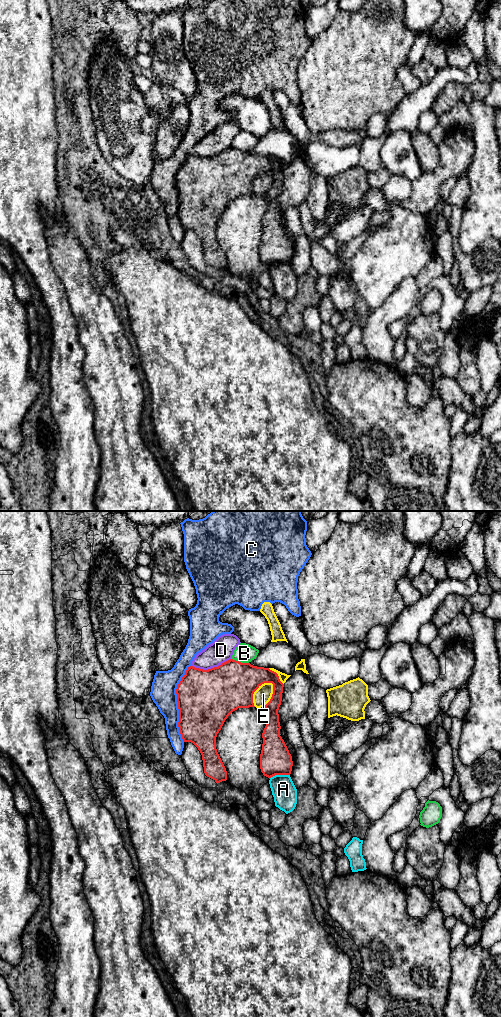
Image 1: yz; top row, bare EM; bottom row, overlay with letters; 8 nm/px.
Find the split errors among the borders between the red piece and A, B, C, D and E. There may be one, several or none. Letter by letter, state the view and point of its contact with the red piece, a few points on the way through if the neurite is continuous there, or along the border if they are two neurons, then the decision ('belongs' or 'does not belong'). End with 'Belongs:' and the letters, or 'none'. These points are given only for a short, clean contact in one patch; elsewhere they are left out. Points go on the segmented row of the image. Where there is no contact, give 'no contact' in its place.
A: contact yz (279, 774); border yz (289, 774), (275, 774), (269, 778); does not belong
B: contact yz (240, 662); does not belong
C: contact yz (178, 703); does not belong
D: contact yz (211, 668); does not belong
E: contact yz (255, 690); does not belong
Belongs: none

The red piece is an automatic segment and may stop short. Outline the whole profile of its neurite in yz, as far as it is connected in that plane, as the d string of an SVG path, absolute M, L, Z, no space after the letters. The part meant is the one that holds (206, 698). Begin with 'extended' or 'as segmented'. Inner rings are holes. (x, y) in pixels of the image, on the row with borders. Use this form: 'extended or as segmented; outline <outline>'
as segmented; outline M230 659L218 667L208 670L188 667L177 685L176 694L179 709L178 727L184 742L193 743L202 755L204 773L217 784L227 780L226 768L216 749L216 737L228 716L238 708L255 707L254 692L264 683L273 684L273 694L265 705L268 722L263 730L260 769L269 779L275 775L290 775L293 761L289 750L280 736L278 710L282 701L284 684L276 672L269 668L253 666Z

